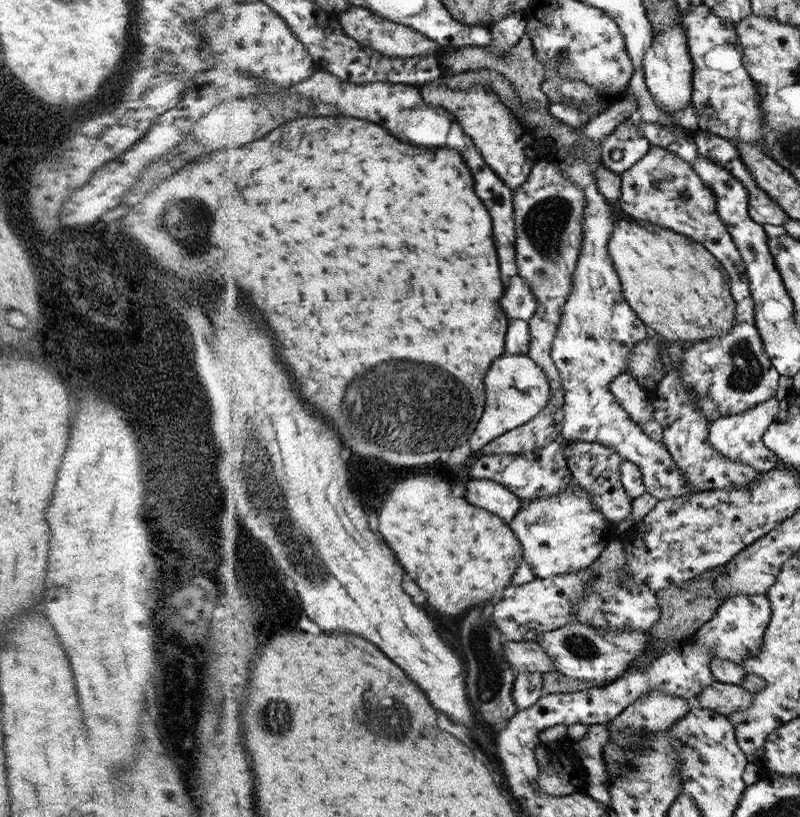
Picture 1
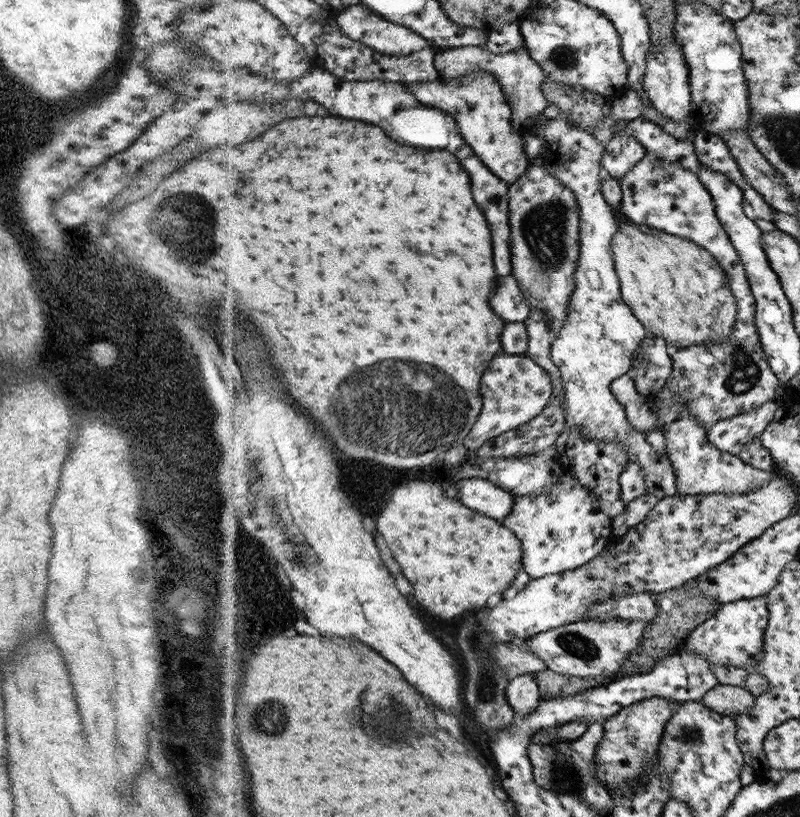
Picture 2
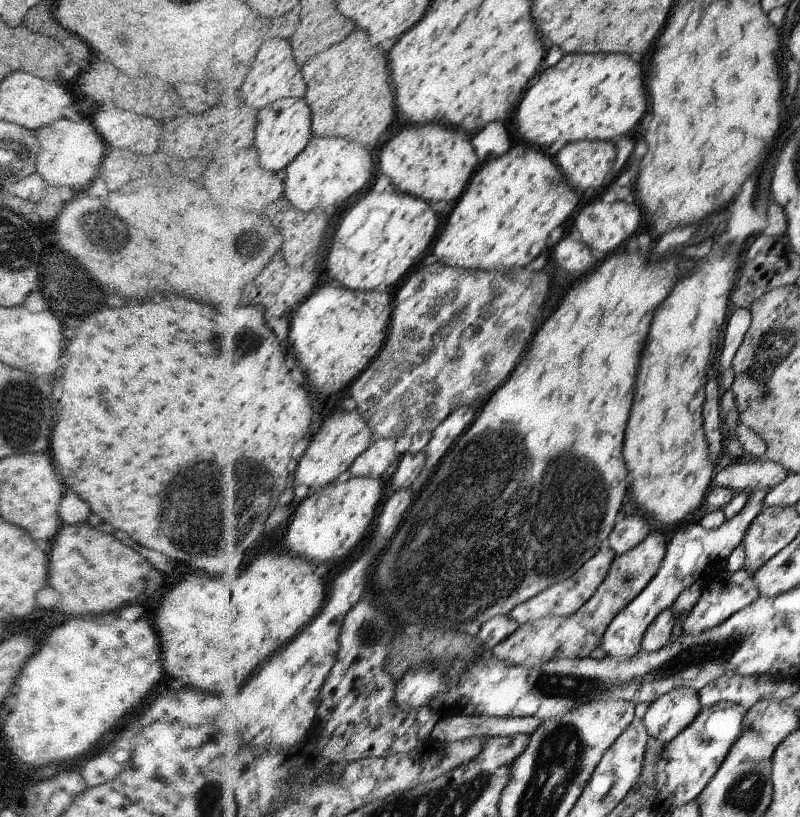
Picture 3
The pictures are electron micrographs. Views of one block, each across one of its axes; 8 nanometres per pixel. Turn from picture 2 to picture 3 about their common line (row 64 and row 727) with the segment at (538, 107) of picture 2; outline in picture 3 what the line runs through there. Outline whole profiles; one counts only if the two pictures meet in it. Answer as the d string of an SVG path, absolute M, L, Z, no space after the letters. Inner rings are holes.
M466 712L462 715L442 718L434 729L433 738L453 743L480 735L488 737L531 735L541 722L536 717L486 717Z

